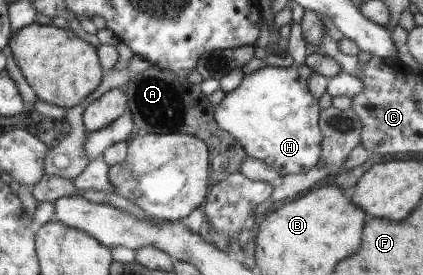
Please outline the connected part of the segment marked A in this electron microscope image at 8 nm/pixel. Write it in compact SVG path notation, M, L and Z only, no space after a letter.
M153 66L147 67L140 73L131 75L125 87L127 94L126 108L131 113L131 119L137 127L136 136L155 133L185 133L193 135L207 145L209 149L209 179L213 183L222 182L227 176L239 169L241 160L246 156L244 149L229 133L225 133L213 121L214 107L206 96L199 91L200 85L193 85L186 79L181 79L169 71L161 71Z

